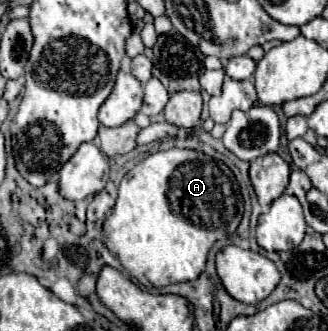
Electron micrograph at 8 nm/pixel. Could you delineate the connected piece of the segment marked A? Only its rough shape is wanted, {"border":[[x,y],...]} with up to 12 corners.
{"border":[[203,151],[147,155],[103,243],[143,287],[197,279],[235,233],[233,171]]}

